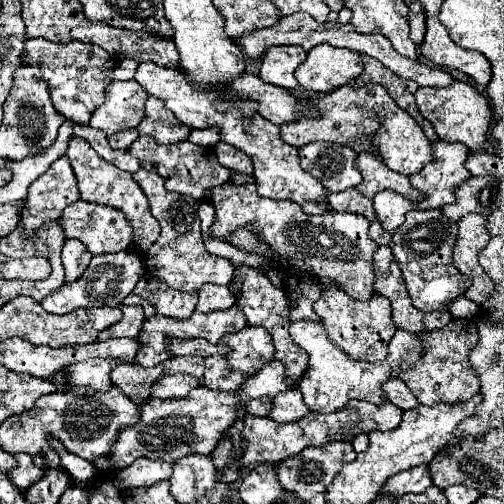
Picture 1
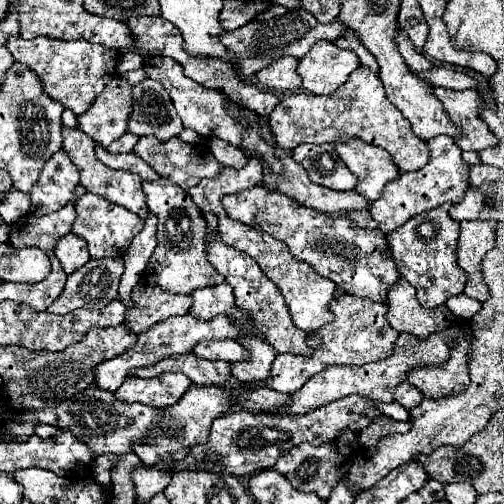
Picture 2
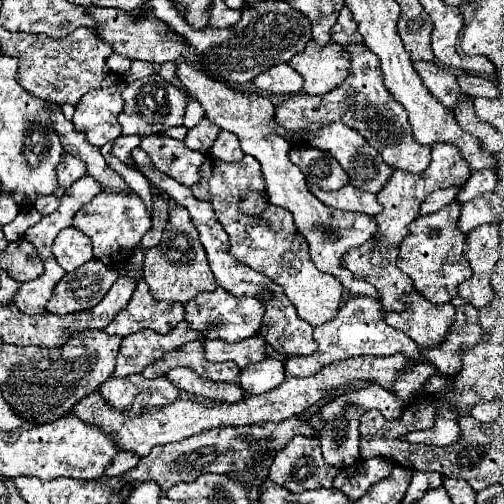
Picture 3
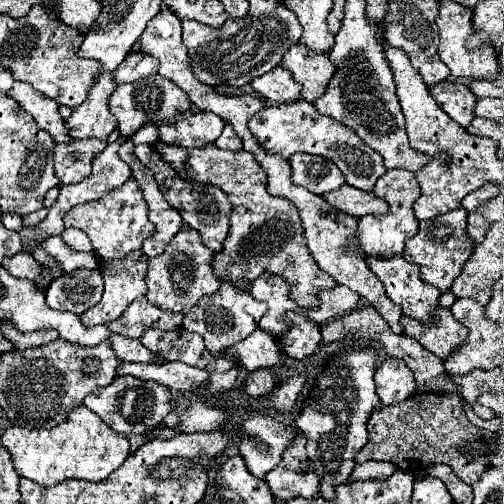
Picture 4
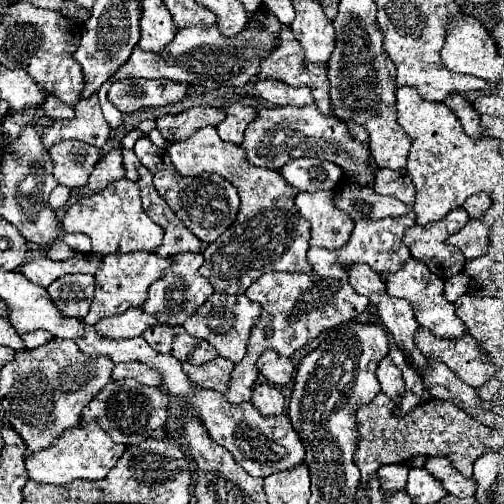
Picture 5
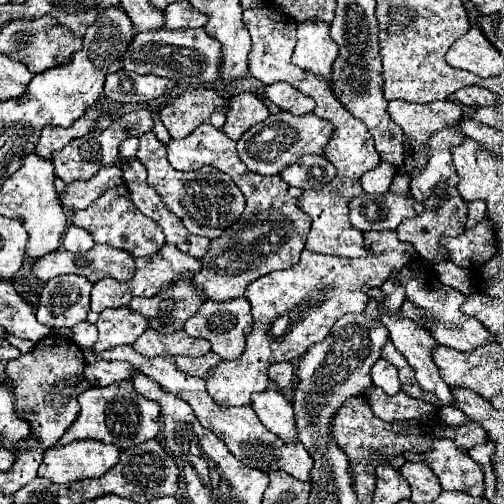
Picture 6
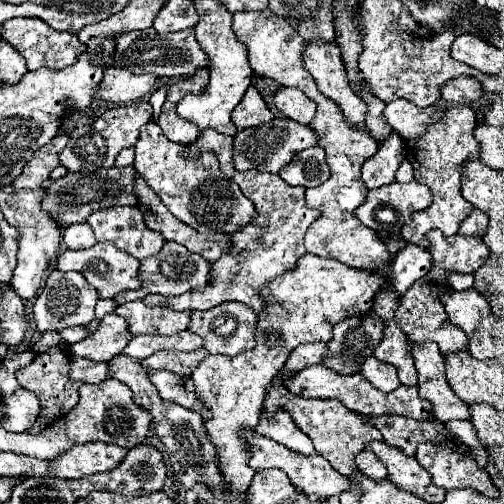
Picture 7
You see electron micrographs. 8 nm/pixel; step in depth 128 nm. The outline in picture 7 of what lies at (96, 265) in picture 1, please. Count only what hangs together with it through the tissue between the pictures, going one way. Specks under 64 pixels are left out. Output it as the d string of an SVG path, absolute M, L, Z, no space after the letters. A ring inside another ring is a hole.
M52 270L52 274L46 280L46 286L42 290L42 294L36 298L34 302L34 320L36 320L36 328L38 332L48 332L48 330L56 330L60 332L62 328L70 328L70 326L84 326L90 324L94 320L94 306L96 306L98 294L96 288L92 288L84 276L80 272L60 272L60 270Z

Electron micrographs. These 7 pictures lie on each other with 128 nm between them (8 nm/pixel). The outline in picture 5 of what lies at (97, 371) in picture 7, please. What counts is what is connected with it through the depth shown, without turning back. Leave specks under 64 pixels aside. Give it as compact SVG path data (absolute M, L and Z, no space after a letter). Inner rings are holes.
M140 362L116 364L116 368L114 368L114 372L112 372L112 378L114 378L114 380L134 378L134 380L138 380L140 384L146 384L146 386L160 386L160 384L162 384L160 372L154 370L154 368L148 368L146 364L140 364Z

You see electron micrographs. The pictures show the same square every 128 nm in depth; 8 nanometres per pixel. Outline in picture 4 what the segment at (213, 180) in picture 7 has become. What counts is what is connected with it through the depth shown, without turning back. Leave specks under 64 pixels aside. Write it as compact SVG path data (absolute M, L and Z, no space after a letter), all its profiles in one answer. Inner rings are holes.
M138 144L136 146L136 156L144 166L148 166L154 172L154 178L160 184L160 192L164 194L166 202L180 212L180 216L184 218L184 222L190 228L200 232L200 238L204 240L204 244L212 252L220 252L222 244L226 240L226 234L228 234L228 212L232 208L228 204L228 198L224 196L224 192L220 192L218 188L212 188L212 186L198 184L198 182L180 180L176 176L176 172L172 172L172 168L168 168L168 164L164 164L164 160L160 160L160 156L156 156L154 148L148 146L148 144Z

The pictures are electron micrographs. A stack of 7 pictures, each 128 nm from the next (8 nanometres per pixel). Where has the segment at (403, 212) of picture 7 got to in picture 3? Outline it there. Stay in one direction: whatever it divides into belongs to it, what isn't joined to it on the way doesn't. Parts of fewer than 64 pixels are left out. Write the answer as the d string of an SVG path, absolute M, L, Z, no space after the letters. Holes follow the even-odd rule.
M308 184L308 190L330 208L348 210L348 212L362 212L368 216L376 216L380 212L380 204L376 200L376 194L354 188L352 184L346 184L344 188L340 188L336 192L326 192L326 190L320 190L316 184Z

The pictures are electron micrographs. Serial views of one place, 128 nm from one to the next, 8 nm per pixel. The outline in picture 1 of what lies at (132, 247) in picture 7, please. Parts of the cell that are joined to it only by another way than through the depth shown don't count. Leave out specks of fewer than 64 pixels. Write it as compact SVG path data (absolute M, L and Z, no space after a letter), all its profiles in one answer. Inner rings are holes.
M76 200L62 212L62 232L66 238L80 240L90 254L108 254L108 252L120 252L126 250L132 242L132 230L122 212L116 212L116 208L104 208L100 204L88 204L84 200Z

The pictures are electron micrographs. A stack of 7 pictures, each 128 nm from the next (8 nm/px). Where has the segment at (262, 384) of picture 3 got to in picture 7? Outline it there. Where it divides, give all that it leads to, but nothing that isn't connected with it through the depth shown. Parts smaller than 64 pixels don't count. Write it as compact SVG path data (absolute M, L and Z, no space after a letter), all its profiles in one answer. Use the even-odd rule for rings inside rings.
M278 410L270 418L260 416L256 430L262 436L270 436L272 440L286 446L292 452L298 452L298 454L312 454L314 452L312 440L294 424L292 416L286 410Z

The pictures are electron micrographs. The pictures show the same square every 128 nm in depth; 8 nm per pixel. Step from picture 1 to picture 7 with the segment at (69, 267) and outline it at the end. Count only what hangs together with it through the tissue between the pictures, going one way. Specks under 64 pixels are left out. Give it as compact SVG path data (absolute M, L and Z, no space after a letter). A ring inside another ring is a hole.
M72 224L64 230L64 244L70 250L84 250L94 246L96 238L88 224Z

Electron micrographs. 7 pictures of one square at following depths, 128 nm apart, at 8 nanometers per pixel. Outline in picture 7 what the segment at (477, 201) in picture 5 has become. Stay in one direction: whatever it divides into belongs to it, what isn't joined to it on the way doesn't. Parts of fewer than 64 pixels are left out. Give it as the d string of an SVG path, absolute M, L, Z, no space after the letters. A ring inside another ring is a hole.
M474 208L474 210L470 212L470 216L462 222L458 234L466 234L466 236L482 236L482 234L486 232L486 228L488 228L488 216L486 216L482 210Z

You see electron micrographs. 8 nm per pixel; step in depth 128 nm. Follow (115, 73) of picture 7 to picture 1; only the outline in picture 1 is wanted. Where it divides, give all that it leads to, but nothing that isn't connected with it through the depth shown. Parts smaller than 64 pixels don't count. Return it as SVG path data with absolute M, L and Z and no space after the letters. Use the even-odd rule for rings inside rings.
M154 96L146 102L146 120L138 126L140 134L152 136L158 144L176 144L188 140L192 128L186 124L180 124L168 108L164 108L162 100L156 100Z

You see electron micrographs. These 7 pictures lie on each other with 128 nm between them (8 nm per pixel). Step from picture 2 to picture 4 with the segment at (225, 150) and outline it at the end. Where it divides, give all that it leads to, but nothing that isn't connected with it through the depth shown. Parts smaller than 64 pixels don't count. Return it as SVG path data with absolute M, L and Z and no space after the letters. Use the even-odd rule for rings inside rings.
M226 124L220 138L216 140L216 146L222 150L230 150L230 152L238 152L242 150L242 140L236 136L236 132L232 132L232 126Z

